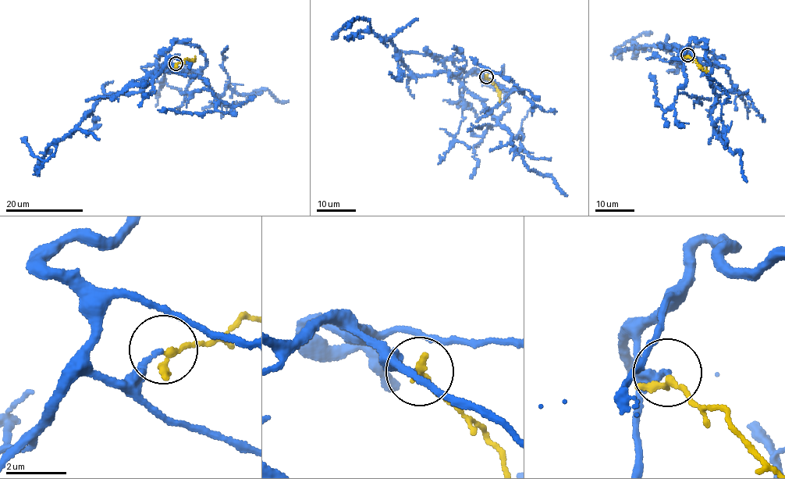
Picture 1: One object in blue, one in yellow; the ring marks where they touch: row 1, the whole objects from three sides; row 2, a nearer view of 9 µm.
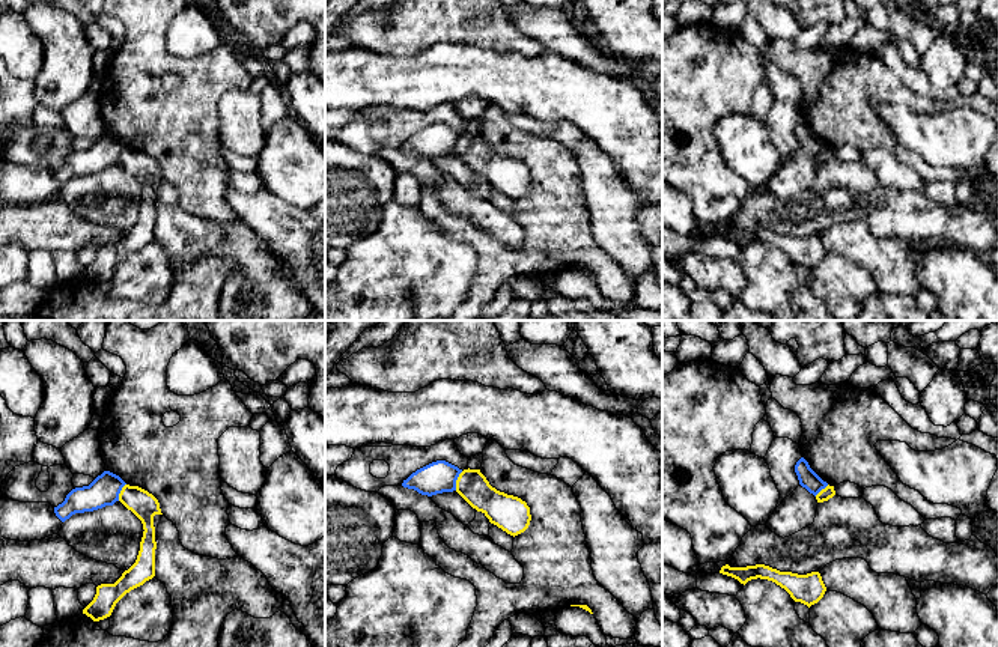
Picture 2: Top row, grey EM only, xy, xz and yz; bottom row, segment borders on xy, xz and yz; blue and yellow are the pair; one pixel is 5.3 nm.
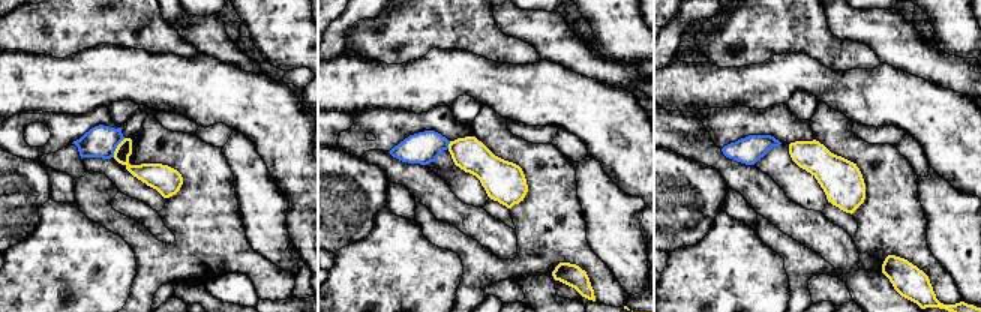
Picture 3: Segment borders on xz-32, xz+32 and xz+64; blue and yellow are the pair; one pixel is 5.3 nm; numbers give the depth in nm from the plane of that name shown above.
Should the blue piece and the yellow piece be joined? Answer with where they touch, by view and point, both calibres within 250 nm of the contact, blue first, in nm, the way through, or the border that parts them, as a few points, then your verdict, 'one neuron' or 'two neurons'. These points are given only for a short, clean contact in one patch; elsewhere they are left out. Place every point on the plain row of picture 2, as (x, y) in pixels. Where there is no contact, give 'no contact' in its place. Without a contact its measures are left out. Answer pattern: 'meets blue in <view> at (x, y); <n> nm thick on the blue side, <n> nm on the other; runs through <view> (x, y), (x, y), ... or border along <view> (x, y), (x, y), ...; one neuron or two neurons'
meets blue in xz at (456, 142); 170 nm thick on the blue side, 170 nm on the other; border along xz (462, 134), (455, 152); two neurons

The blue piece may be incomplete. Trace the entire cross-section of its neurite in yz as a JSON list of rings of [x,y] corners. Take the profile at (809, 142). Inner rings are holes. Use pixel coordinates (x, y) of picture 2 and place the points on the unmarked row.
[[[801,120],[795,128],[795,135],[798,138],[799,147],[805,150],[814,159],[828,149],[808,128],[808,125]]]

